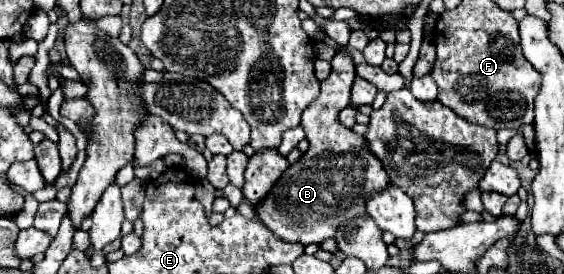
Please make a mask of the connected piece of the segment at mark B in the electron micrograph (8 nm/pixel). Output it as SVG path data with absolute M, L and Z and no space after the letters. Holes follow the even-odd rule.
M337 51L331 59L331 67L331 75L321 81L319 97L303 111L301 125L311 143L309 151L283 173L267 201L255 209L261 223L289 243L309 245L333 237L335 229L339 229L347 217L365 213L365 199L371 189L383 189L383 185L389 185L383 165L379 165L377 157L367 153L363 137L337 121L339 111L351 101L351 85L355 79L355 63L351 55L347 51ZM339 161L353 161L353 165L339 167Z

